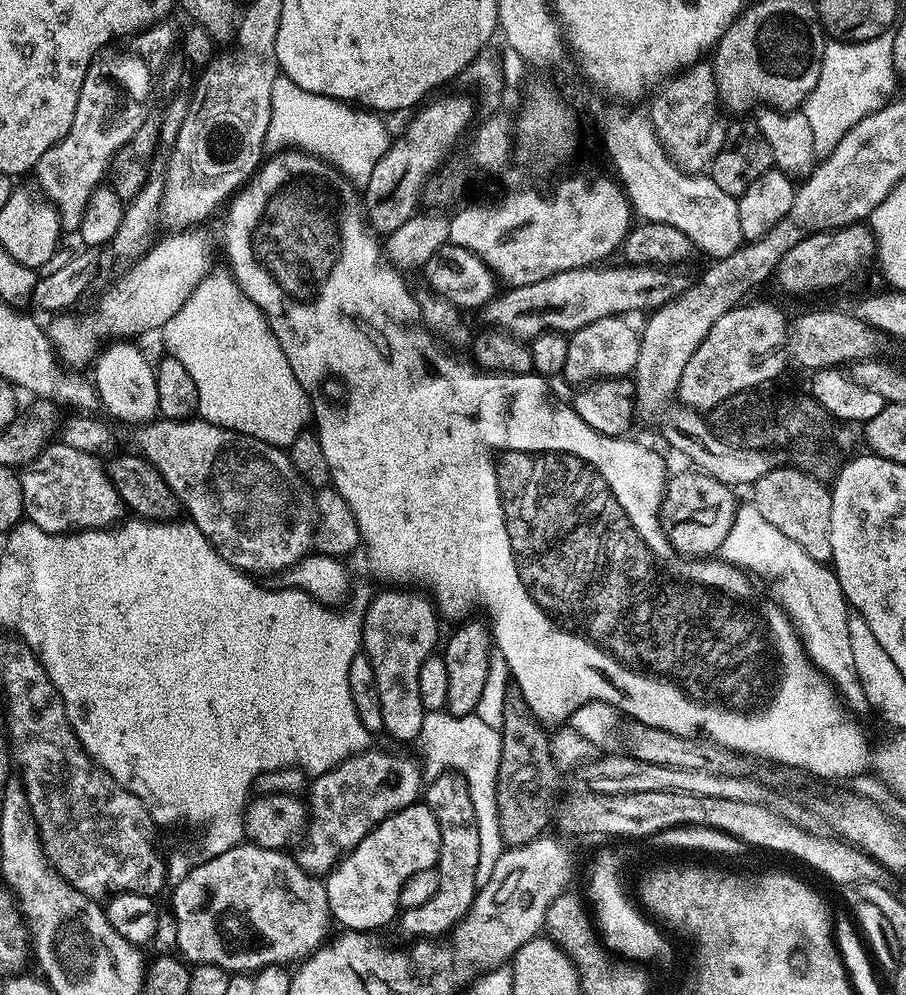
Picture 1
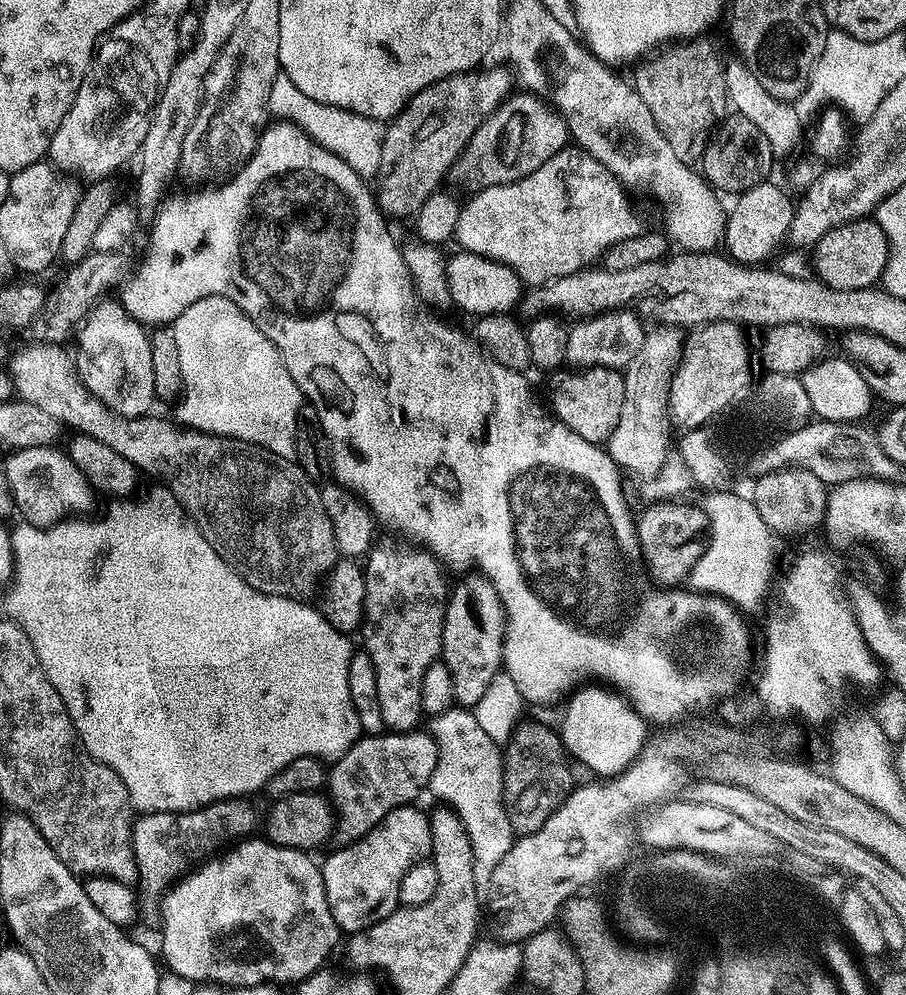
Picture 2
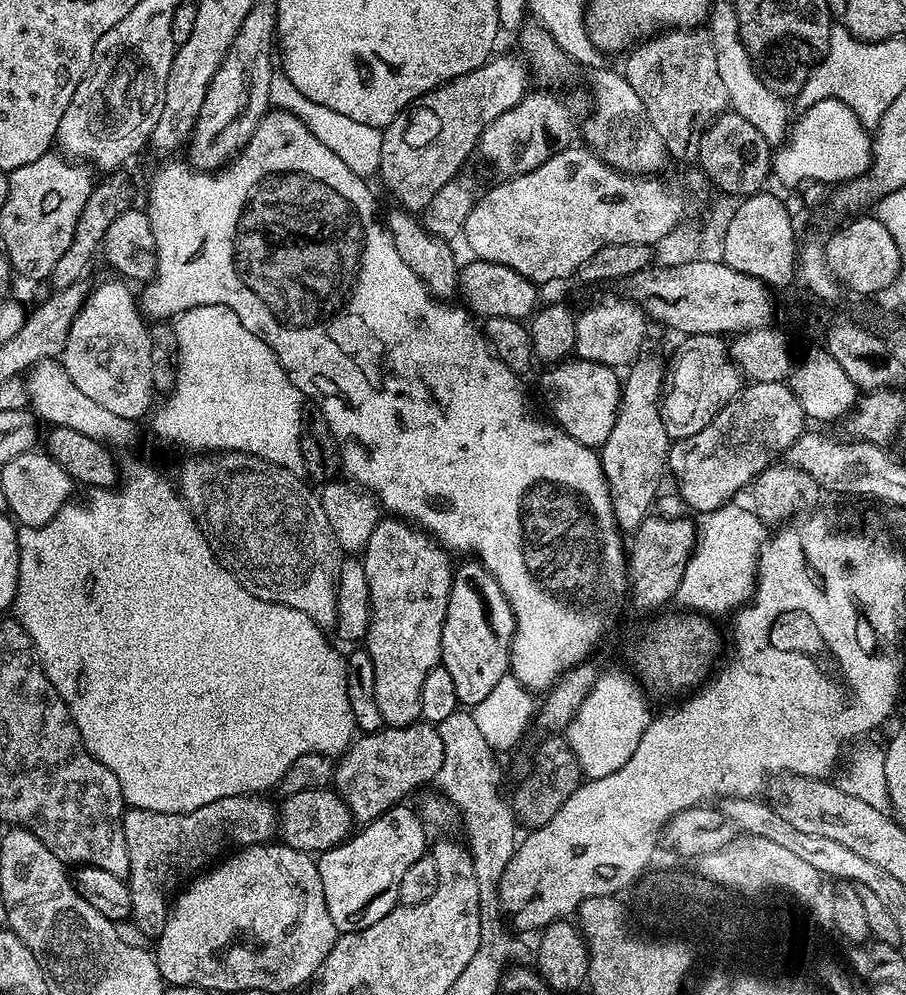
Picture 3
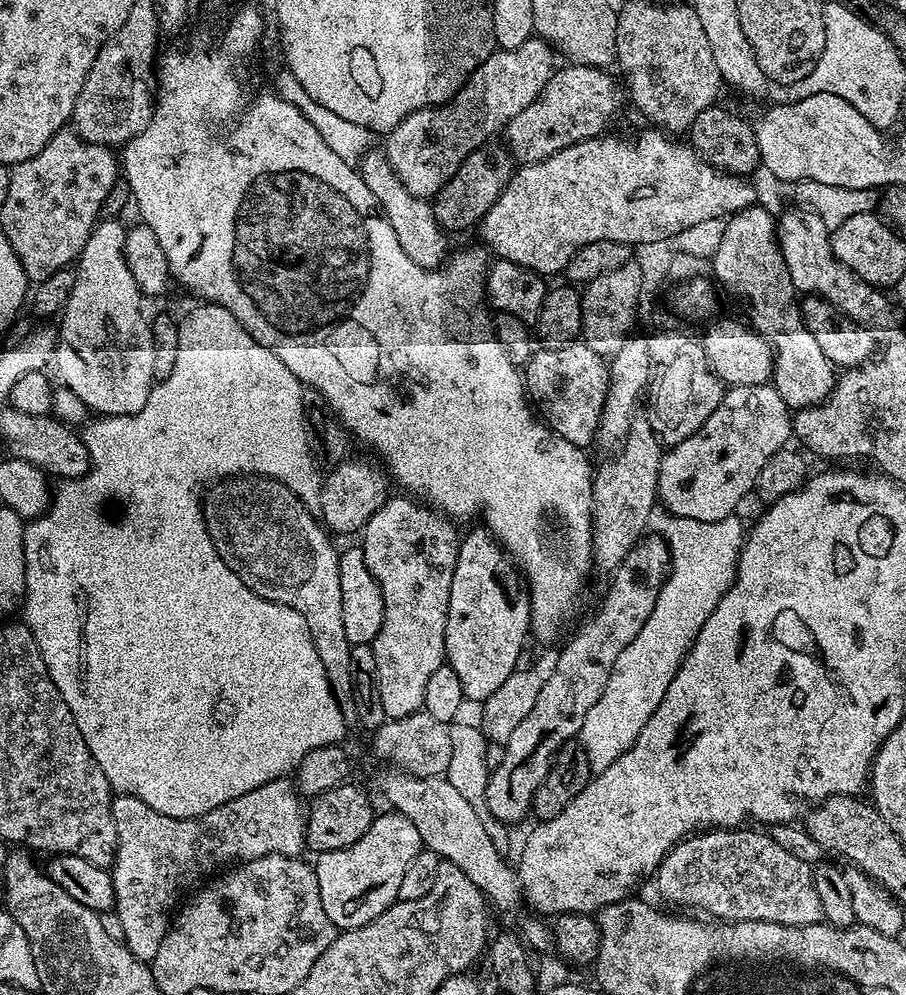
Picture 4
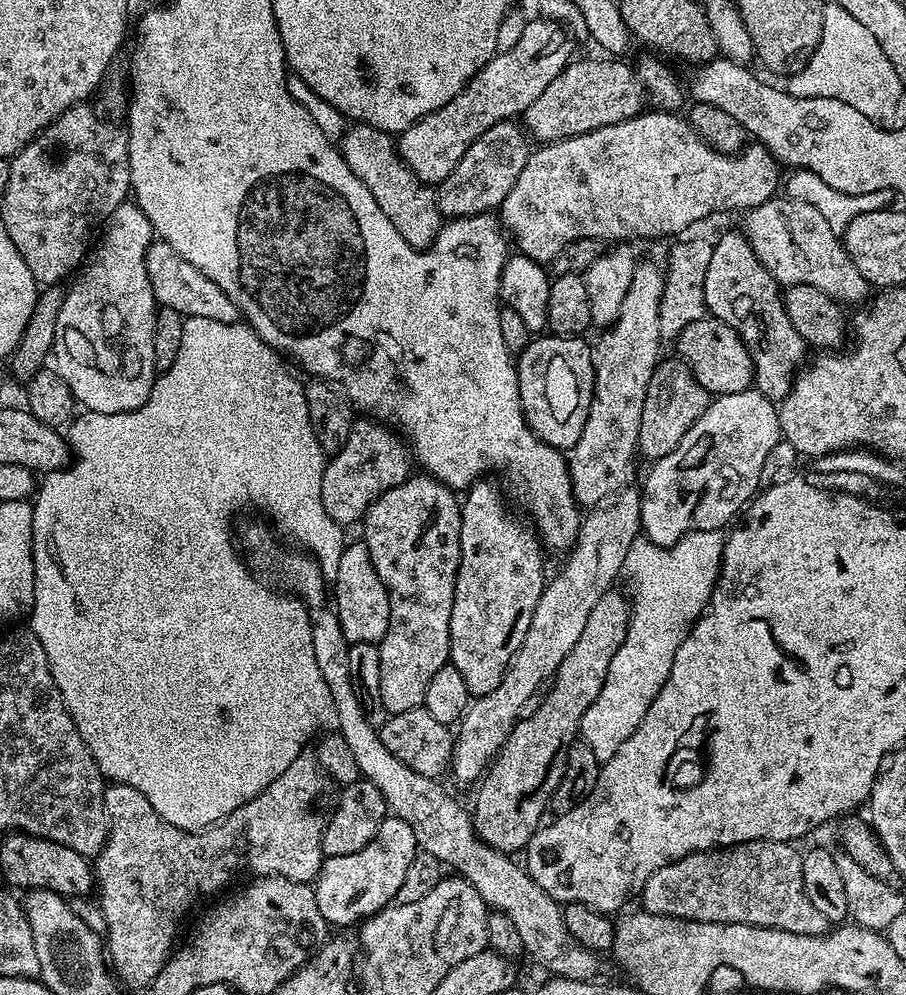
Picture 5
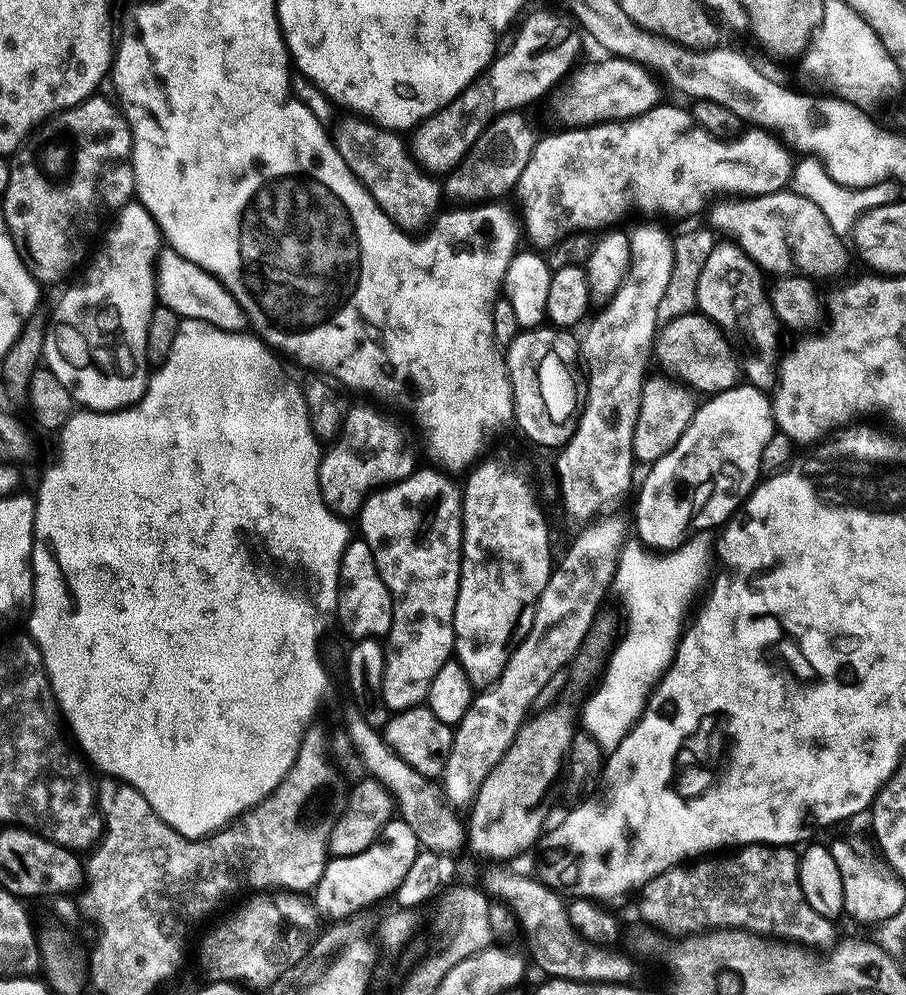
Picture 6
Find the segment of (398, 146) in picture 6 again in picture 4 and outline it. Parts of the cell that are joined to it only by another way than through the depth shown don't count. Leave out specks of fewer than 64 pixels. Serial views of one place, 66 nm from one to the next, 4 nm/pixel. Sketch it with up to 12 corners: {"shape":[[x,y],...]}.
{"shape":[[383,151],[358,161],[406,258],[429,270],[450,255],[433,205],[402,186]]}

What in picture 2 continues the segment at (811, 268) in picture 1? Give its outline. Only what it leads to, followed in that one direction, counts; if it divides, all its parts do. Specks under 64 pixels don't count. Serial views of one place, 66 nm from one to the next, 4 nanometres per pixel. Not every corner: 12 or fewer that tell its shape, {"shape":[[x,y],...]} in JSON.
{"shape":[[865,218],[814,245],[815,279],[834,290],[881,283],[882,226]]}

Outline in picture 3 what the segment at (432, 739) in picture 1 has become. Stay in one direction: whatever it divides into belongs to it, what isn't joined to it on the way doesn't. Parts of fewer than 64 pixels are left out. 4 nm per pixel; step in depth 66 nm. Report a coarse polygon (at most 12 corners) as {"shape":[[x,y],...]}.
{"shape":[[471,713],[439,724],[435,781],[461,812],[478,883],[479,946],[509,936],[500,878],[518,821]]}

